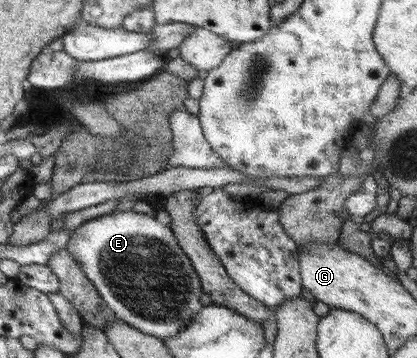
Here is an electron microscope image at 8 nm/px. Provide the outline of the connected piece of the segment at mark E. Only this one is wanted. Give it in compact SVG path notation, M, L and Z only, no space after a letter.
M131 210L84 221L83 225L73 230L65 247L115 316L145 335L163 341L171 340L179 332L183 332L195 318L195 314L204 307L199 301L204 294L201 281L191 260L179 245L173 230L159 223L153 216Z

